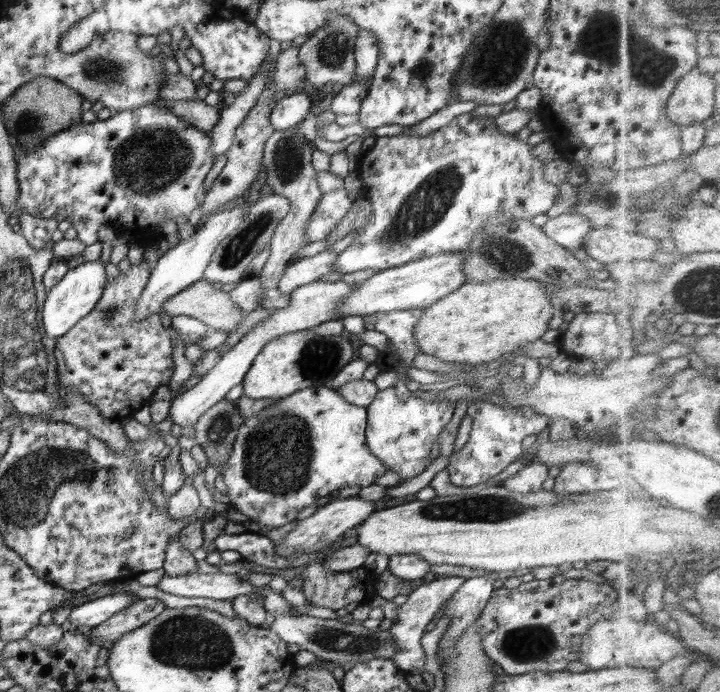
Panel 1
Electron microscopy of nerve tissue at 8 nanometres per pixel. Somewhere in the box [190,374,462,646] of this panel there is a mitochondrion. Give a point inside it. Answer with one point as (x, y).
(278, 456)

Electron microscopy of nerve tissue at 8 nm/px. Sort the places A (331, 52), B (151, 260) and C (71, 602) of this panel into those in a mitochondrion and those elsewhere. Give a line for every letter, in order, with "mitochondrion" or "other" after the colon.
A: mitochondrion
B: other
C: other

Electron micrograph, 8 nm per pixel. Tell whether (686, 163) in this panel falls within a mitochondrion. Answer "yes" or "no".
no

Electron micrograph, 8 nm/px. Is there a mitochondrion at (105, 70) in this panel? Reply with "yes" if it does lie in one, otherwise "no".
yes

